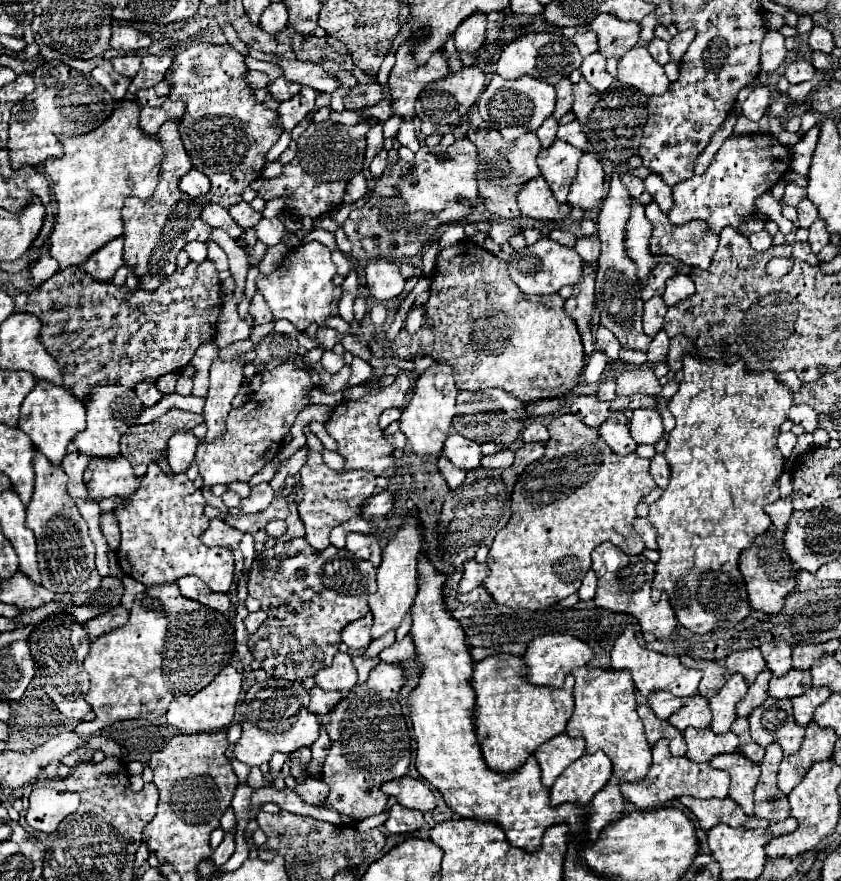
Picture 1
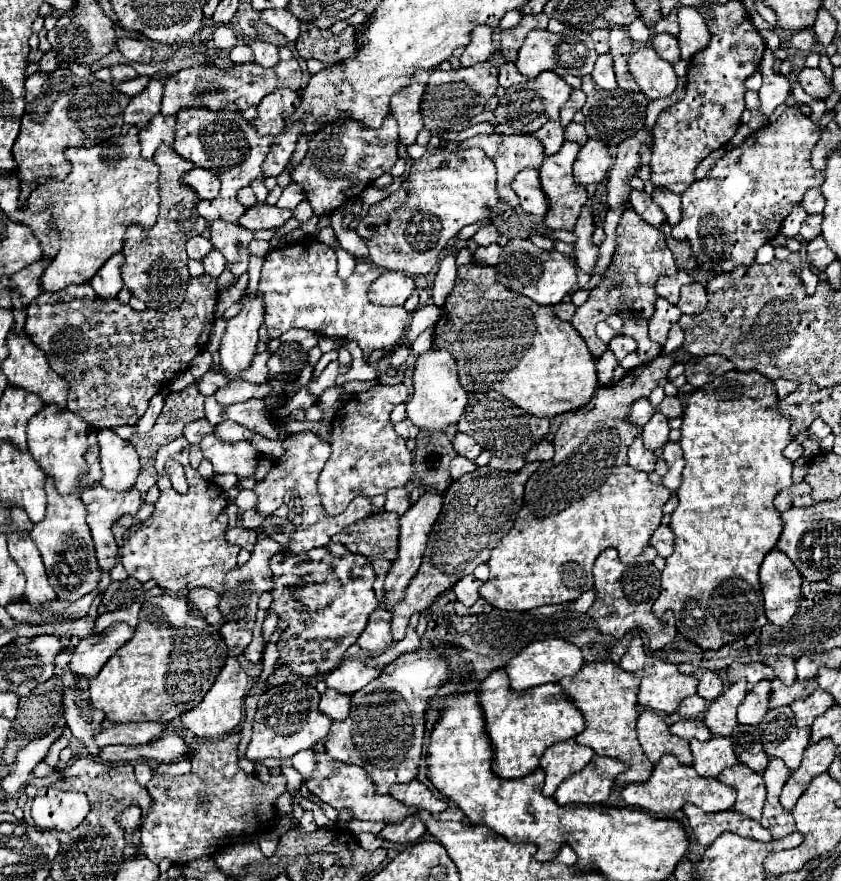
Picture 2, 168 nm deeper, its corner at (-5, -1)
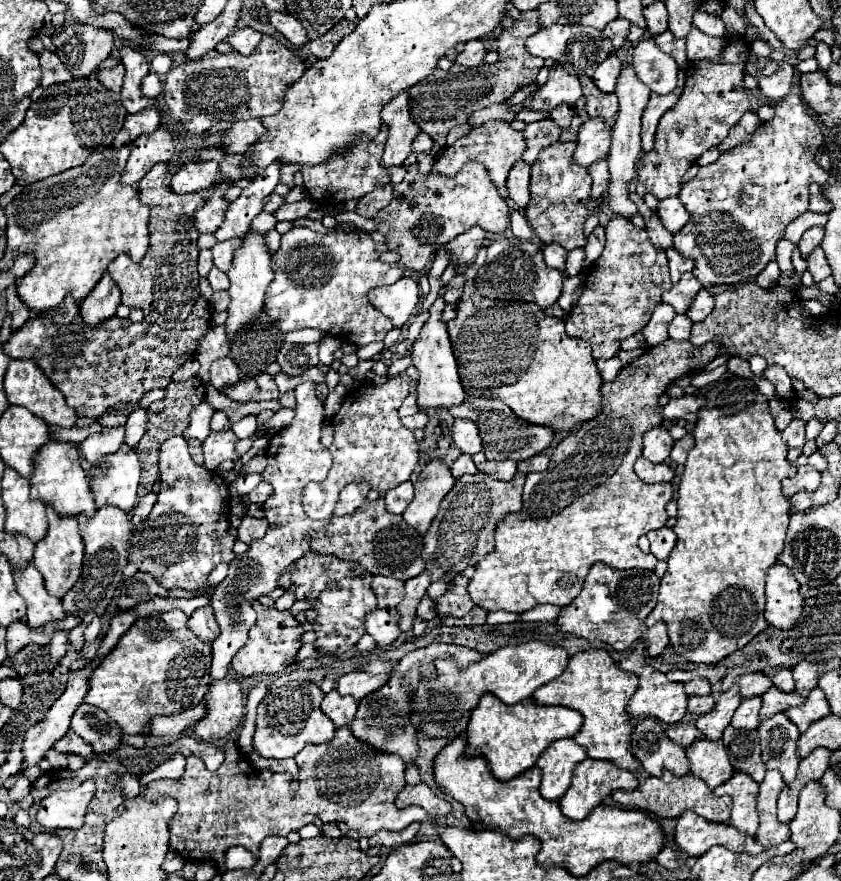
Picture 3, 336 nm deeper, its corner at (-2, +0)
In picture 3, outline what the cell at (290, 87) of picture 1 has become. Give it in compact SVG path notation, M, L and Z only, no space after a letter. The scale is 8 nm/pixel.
M250 118L232 124L230 130L226 130L226 134L216 144L220 144L220 148L222 146L228 148L228 152L232 154L244 154L262 134L264 134L264 126L260 124L260 120Z

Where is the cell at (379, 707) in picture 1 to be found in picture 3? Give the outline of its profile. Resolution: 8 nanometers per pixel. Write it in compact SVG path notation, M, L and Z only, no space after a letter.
M438 642L406 654L398 662L398 666L394 668L394 672L390 676L390 682L384 684L380 690L376 690L372 696L366 696L364 700L360 700L358 712L356 712L354 722L350 724L350 730L354 732L354 736L358 740L374 746L376 750L390 752L390 754L398 754L398 756L404 758L406 764L414 762L416 760L416 754L418 754L418 744L416 744L416 730L410 724L410 700L408 700L410 698L410 690L416 688L416 684L424 682L426 678L432 678L434 676L432 662L438 660L438 658L452 658L452 660L458 660L460 666L466 666L472 660L474 662L480 660L482 656L484 656L482 652L476 652L476 650L466 648L466 646L438 644Z

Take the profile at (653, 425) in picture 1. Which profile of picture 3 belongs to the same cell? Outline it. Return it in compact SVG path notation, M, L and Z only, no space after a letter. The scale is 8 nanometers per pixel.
M656 426L644 436L644 458L654 464L660 464L670 456L672 444L674 440L668 430L664 426Z

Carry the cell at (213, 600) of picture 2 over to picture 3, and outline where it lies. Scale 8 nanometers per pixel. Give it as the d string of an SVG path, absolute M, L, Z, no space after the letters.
M204 606L194 610L194 614L188 620L188 628L206 644L212 644L212 640L220 634L220 626L216 624L212 606Z

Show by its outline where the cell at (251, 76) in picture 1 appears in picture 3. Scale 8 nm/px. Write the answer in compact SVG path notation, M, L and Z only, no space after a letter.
M264 36L252 56L240 56L238 52L220 54L216 50L208 52L202 60L194 62L182 62L180 66L172 68L166 74L164 82L164 102L168 106L170 116L180 122L188 132L192 134L204 134L218 122L236 122L236 120L248 120L248 118L264 118L278 112L282 106L284 94L288 86L292 86L306 70L306 64L294 56L292 50L288 50L284 44L274 40L272 36Z

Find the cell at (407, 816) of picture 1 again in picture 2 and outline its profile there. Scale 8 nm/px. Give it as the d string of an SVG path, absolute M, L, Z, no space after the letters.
M413 813L395 825L385 825L379 837L393 841L393 843L413 843L425 833L425 829L427 827L423 825L423 819L417 813Z

